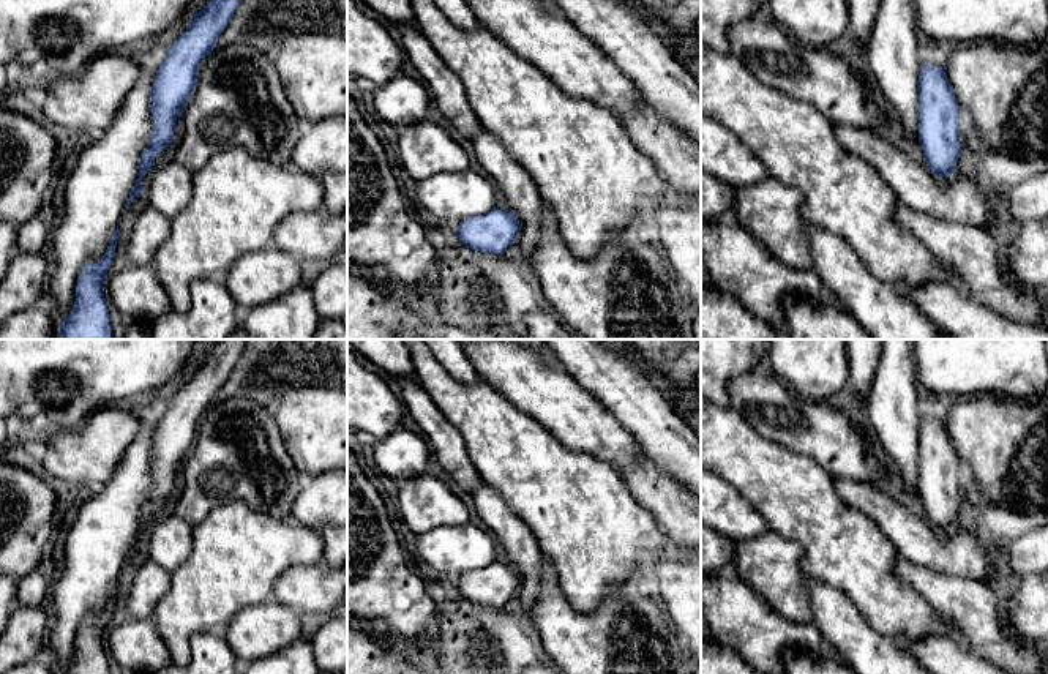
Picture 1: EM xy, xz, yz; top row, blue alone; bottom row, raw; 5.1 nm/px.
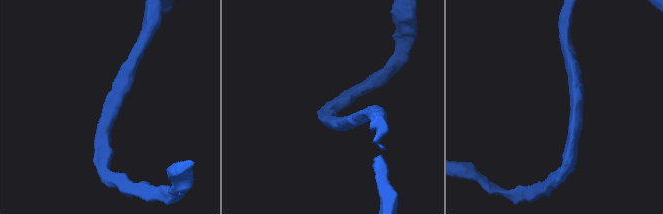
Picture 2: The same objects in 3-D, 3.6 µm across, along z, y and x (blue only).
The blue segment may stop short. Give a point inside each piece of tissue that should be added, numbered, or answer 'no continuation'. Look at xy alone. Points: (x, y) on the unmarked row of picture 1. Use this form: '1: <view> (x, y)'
no continuation

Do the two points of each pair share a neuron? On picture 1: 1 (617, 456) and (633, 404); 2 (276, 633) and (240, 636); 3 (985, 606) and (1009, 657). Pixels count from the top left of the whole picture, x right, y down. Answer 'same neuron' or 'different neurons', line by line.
1: different neurons
2: same neuron
3: same neuron

